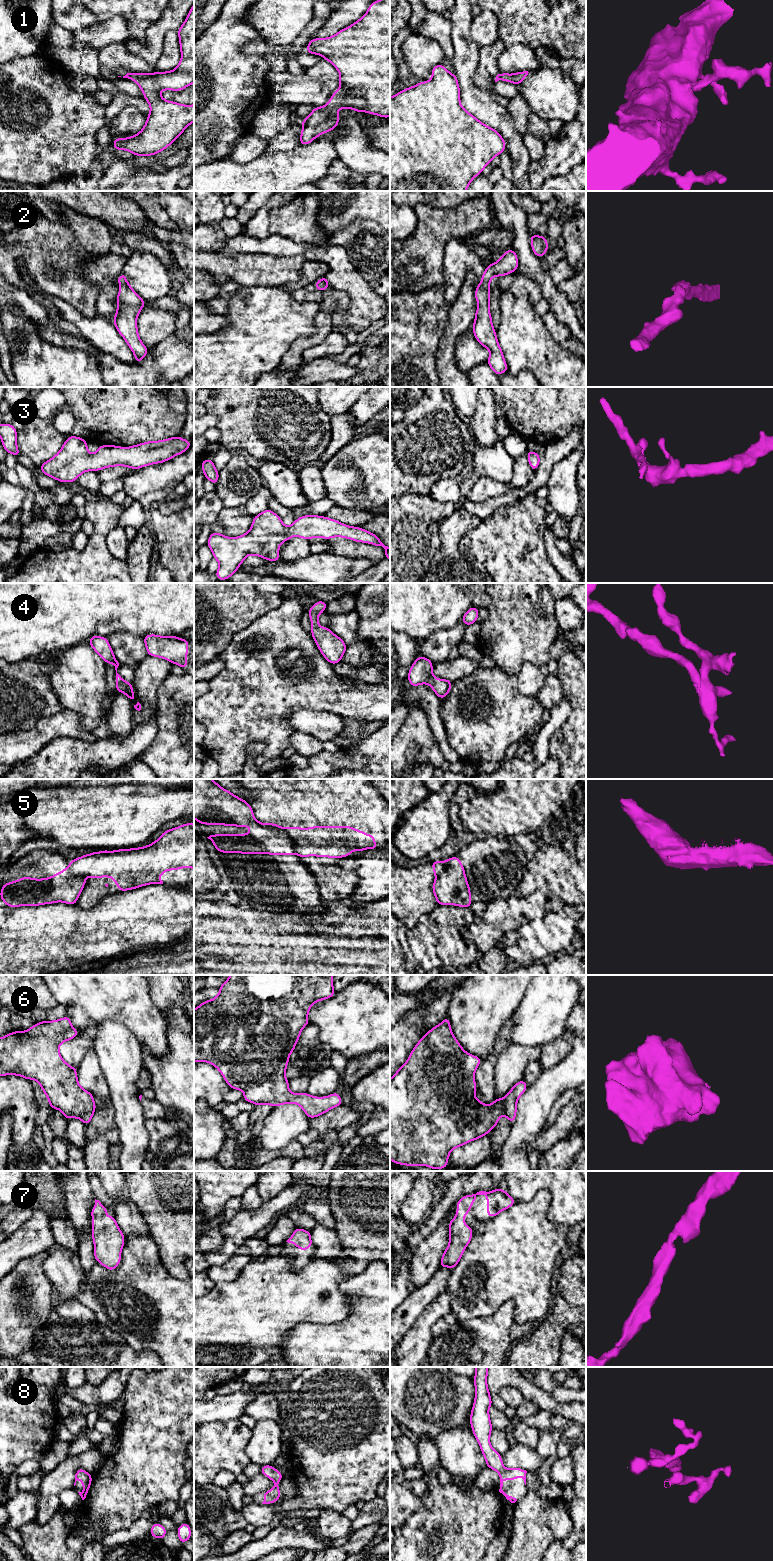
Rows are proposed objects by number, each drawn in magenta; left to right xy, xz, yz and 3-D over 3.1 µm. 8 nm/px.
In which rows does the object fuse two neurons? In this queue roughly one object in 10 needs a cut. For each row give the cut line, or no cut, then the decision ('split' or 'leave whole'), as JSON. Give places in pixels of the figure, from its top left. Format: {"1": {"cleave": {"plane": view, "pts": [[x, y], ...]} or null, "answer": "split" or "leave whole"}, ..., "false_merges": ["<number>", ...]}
{"1": {"cleave": null, "answer": "leave whole"}, "2": {"cleave": null, "answer": "leave whole"}, "3": {"cleave": null, "answer": "leave whole"}, "4": {"cleave": null, "answer": "leave whole"}, "5": {"cleave": {"plane": "xz", "pts": [[260, 823], [272, 829], [282, 830], [291, 839], [295, 852]]}, "answer": "split"}, "6": {"cleave": null, "answer": "leave whole"}, "7": {"cleave": null, "answer": "leave whole"}, "8": {"cleave": null, "answer": "leave whole"}, "false_merges": ["5"]}

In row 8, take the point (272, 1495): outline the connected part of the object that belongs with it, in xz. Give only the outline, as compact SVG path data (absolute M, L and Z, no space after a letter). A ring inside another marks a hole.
M272 1465L261 1466L261 1473L275 1483L275 1486L272 1489L263 1493L264 1501L262 1504L273 1504L281 1498L281 1492L278 1485L279 1481L283 1478L283 1474L276 1470Z

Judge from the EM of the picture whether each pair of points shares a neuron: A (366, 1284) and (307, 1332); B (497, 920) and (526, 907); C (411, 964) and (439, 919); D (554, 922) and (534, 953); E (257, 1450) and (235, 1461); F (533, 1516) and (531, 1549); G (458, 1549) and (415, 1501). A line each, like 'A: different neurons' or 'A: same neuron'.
A: same neuron
B: same neuron
C: same neuron
D: same neuron
E: different neurons
F: same neuron
G: different neurons

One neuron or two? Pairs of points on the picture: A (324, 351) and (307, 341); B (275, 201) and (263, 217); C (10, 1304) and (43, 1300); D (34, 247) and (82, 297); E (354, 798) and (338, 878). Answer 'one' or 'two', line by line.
A: two
B: one
C: one
D: one
E: one

